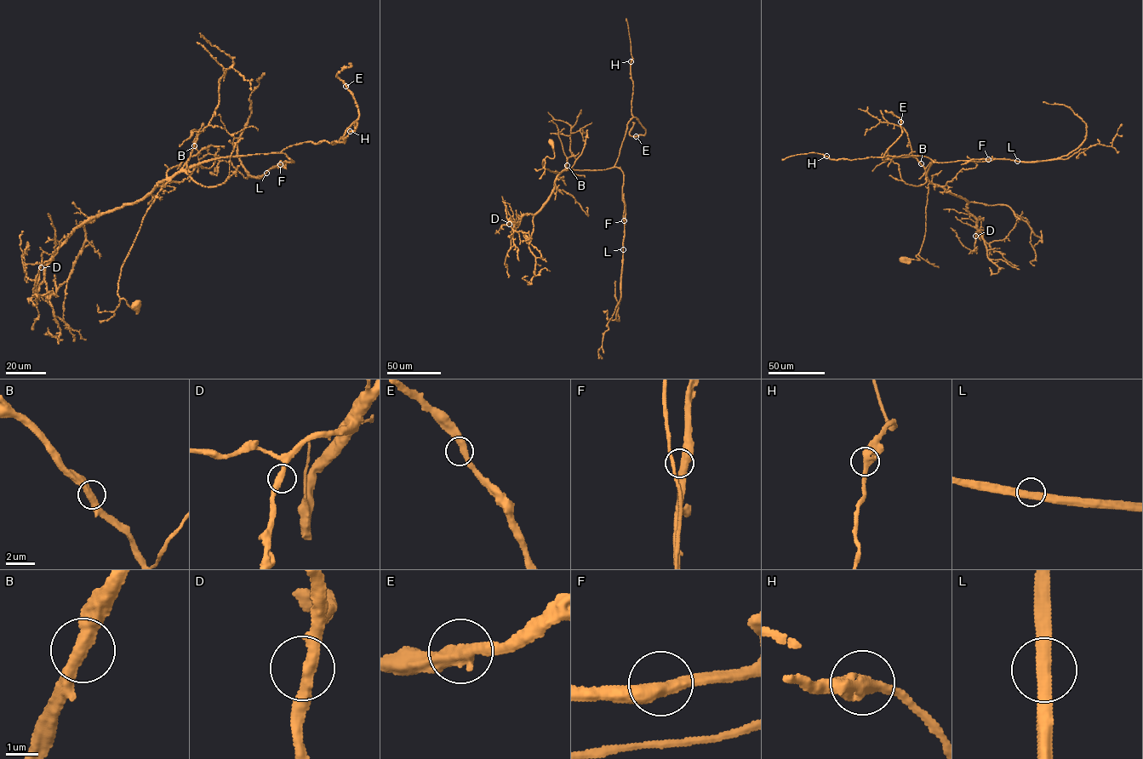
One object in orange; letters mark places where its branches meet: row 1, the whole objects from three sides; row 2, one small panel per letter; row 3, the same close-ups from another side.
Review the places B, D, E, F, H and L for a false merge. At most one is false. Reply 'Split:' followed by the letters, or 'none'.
Split: L

